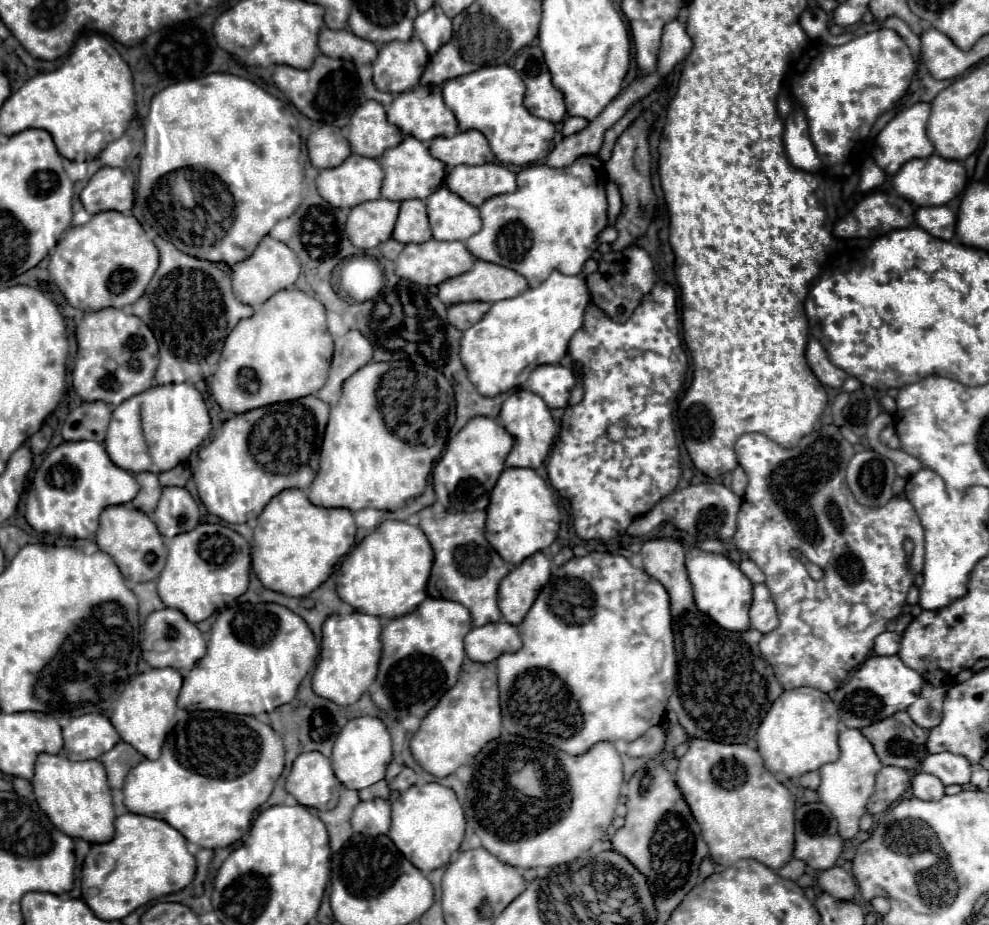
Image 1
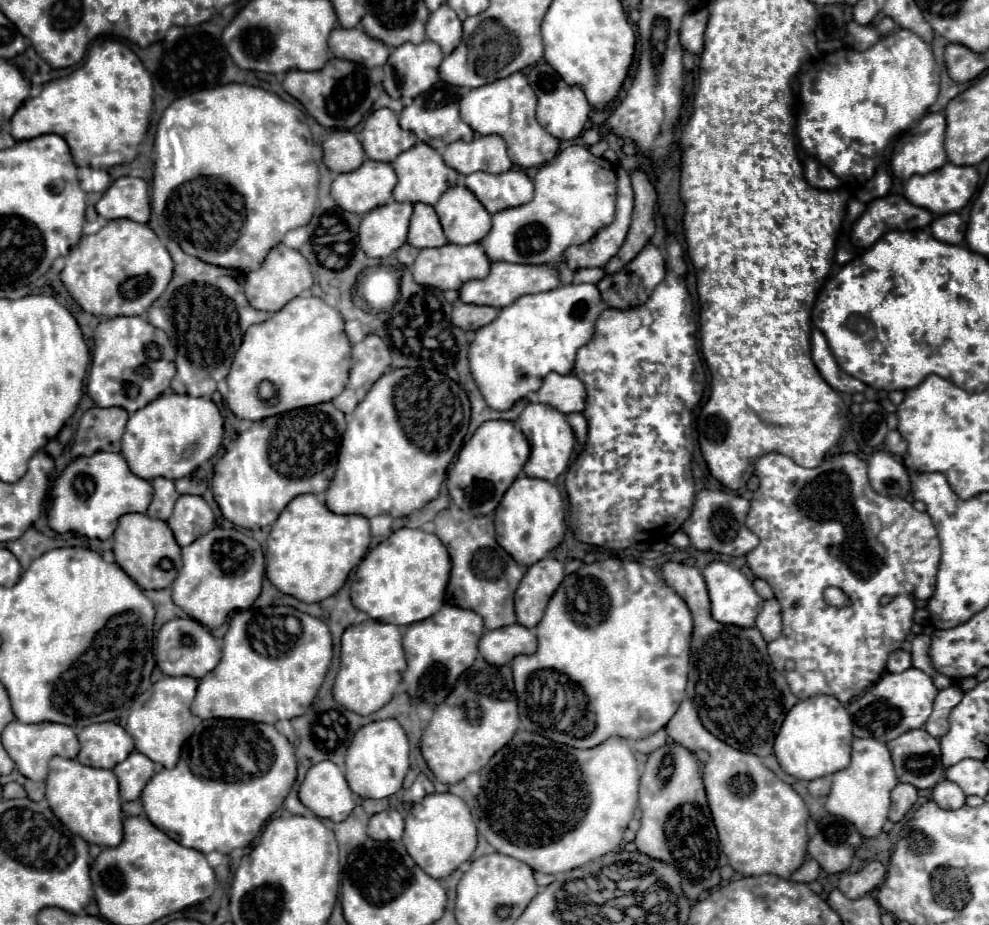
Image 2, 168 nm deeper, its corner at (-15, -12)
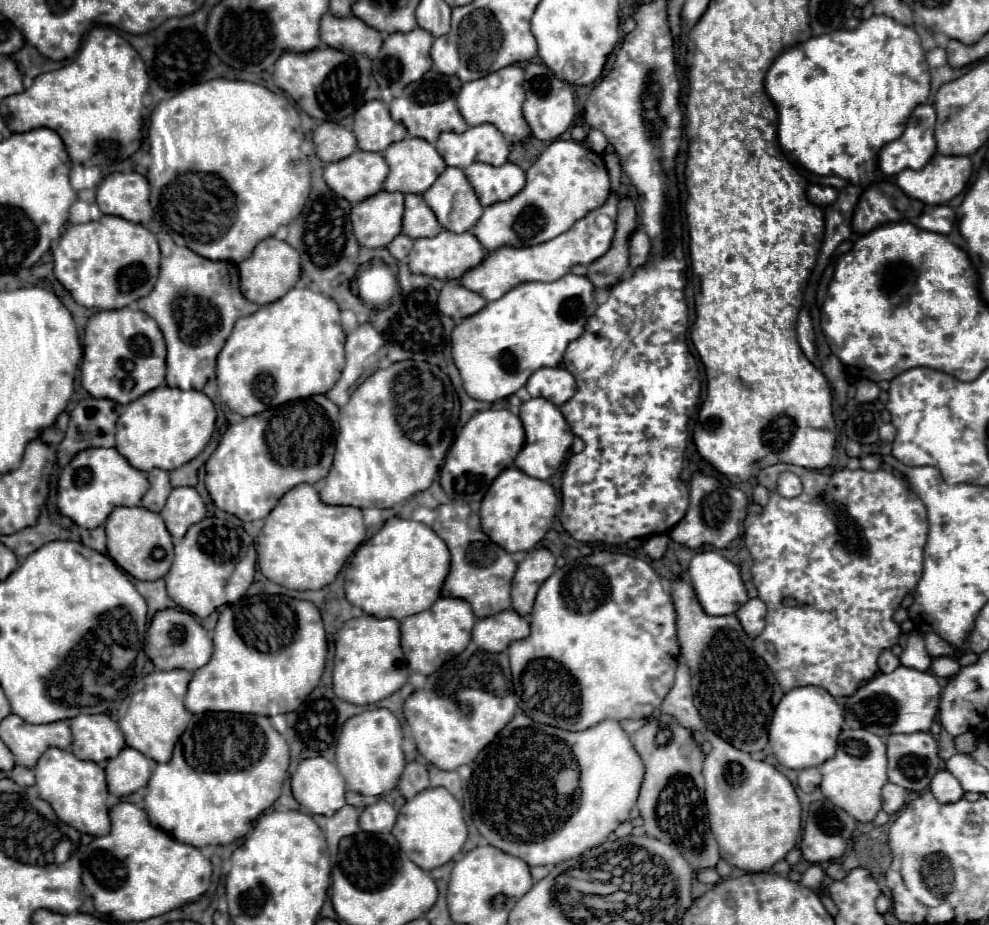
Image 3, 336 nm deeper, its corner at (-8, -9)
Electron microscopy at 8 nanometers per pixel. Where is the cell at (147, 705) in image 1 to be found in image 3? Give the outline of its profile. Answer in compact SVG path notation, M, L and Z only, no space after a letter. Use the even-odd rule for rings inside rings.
M173 669L155 671L134 683L130 694L109 715L121 727L127 747L141 751L145 757L157 763L165 763L171 759L177 739L191 721L191 713L183 705L189 679L191 679L189 671Z

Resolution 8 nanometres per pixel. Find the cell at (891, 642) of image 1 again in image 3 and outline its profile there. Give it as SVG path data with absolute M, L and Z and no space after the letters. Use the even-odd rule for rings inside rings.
M885 649L883 653L881 653L881 657L879 657L879 669L883 671L883 673L891 673L893 669L897 669L899 667L899 657L895 657L889 649Z

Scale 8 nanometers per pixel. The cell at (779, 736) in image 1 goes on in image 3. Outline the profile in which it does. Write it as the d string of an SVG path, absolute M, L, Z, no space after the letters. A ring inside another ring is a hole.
M811 685L797 687L783 695L773 713L769 727L769 745L777 761L787 769L819 767L829 757L833 757L841 725L843 725L843 711L825 689Z

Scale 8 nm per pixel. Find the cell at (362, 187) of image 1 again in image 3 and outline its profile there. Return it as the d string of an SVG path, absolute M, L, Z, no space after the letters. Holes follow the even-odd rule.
M355 151L347 159L329 163L323 171L323 177L333 193L345 197L351 205L355 205L357 201L365 201L369 193L383 189L387 173L389 167L385 165L381 153Z

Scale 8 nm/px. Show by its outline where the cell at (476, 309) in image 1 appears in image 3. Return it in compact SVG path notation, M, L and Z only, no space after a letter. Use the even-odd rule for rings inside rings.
M447 281L437 299L439 311L445 313L447 317L453 317L455 321L461 321L465 317L471 317L473 313L479 313L485 305L487 301L481 295L467 291L457 281Z

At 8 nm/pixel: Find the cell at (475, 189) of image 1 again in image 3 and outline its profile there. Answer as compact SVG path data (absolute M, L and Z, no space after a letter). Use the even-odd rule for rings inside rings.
M473 163L465 169L465 175L483 207L493 205L493 201L507 201L525 187L525 173L515 163L505 163L501 167Z

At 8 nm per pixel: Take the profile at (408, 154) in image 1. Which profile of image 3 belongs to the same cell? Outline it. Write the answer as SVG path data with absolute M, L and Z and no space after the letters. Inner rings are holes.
M405 137L403 141L389 145L389 149L383 153L383 157L389 165L389 177L385 179L383 189L389 191L389 193L393 193L393 191L399 191L403 195L407 195L407 193L425 193L433 185L433 181L447 167L443 157L437 153L437 149L431 143L421 141L417 137L409 137L409 139Z

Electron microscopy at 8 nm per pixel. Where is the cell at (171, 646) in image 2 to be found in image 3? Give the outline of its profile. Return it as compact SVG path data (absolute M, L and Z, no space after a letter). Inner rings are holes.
M163 609L153 617L147 631L147 655L157 669L185 669L193 673L213 655L213 641L191 613L185 613L181 609Z

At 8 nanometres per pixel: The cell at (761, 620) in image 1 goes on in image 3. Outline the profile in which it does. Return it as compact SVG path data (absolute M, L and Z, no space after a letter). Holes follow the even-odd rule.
M749 599L739 611L737 617L745 629L745 633L749 633L749 637L757 637L763 629L765 629L765 613L767 613L767 605L761 599Z

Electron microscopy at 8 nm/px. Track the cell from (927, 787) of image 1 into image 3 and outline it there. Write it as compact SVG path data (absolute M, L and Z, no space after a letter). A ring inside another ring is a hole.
M939 771L939 773L933 777L929 789L931 789L931 793L935 795L935 799L937 799L939 803L955 803L955 801L963 799L963 793L965 793L965 791L961 789L959 781L957 781L949 771Z

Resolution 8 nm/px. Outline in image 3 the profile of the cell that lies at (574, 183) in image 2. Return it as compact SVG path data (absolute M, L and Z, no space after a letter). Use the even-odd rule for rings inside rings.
M553 141L529 167L527 185L515 197L493 203L483 209L481 219L471 233L487 251L499 247L533 247L569 231L575 221L599 209L611 193L605 161L579 141Z

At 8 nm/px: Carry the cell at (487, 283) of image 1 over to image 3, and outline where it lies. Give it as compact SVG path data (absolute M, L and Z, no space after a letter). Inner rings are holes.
M611 193L607 203L595 211L591 211L587 217L579 219L567 233L535 245L535 247L501 247L493 251L481 265L475 269L469 269L459 281L465 285L465 289L473 289L475 293L481 293L487 301L495 301L497 297L503 297L513 285L521 285L525 281L557 281L557 277L563 277L569 273L573 265L589 265L597 257L605 255L615 233L615 219L617 219L617 193ZM597 217L605 217L605 227L597 223Z

